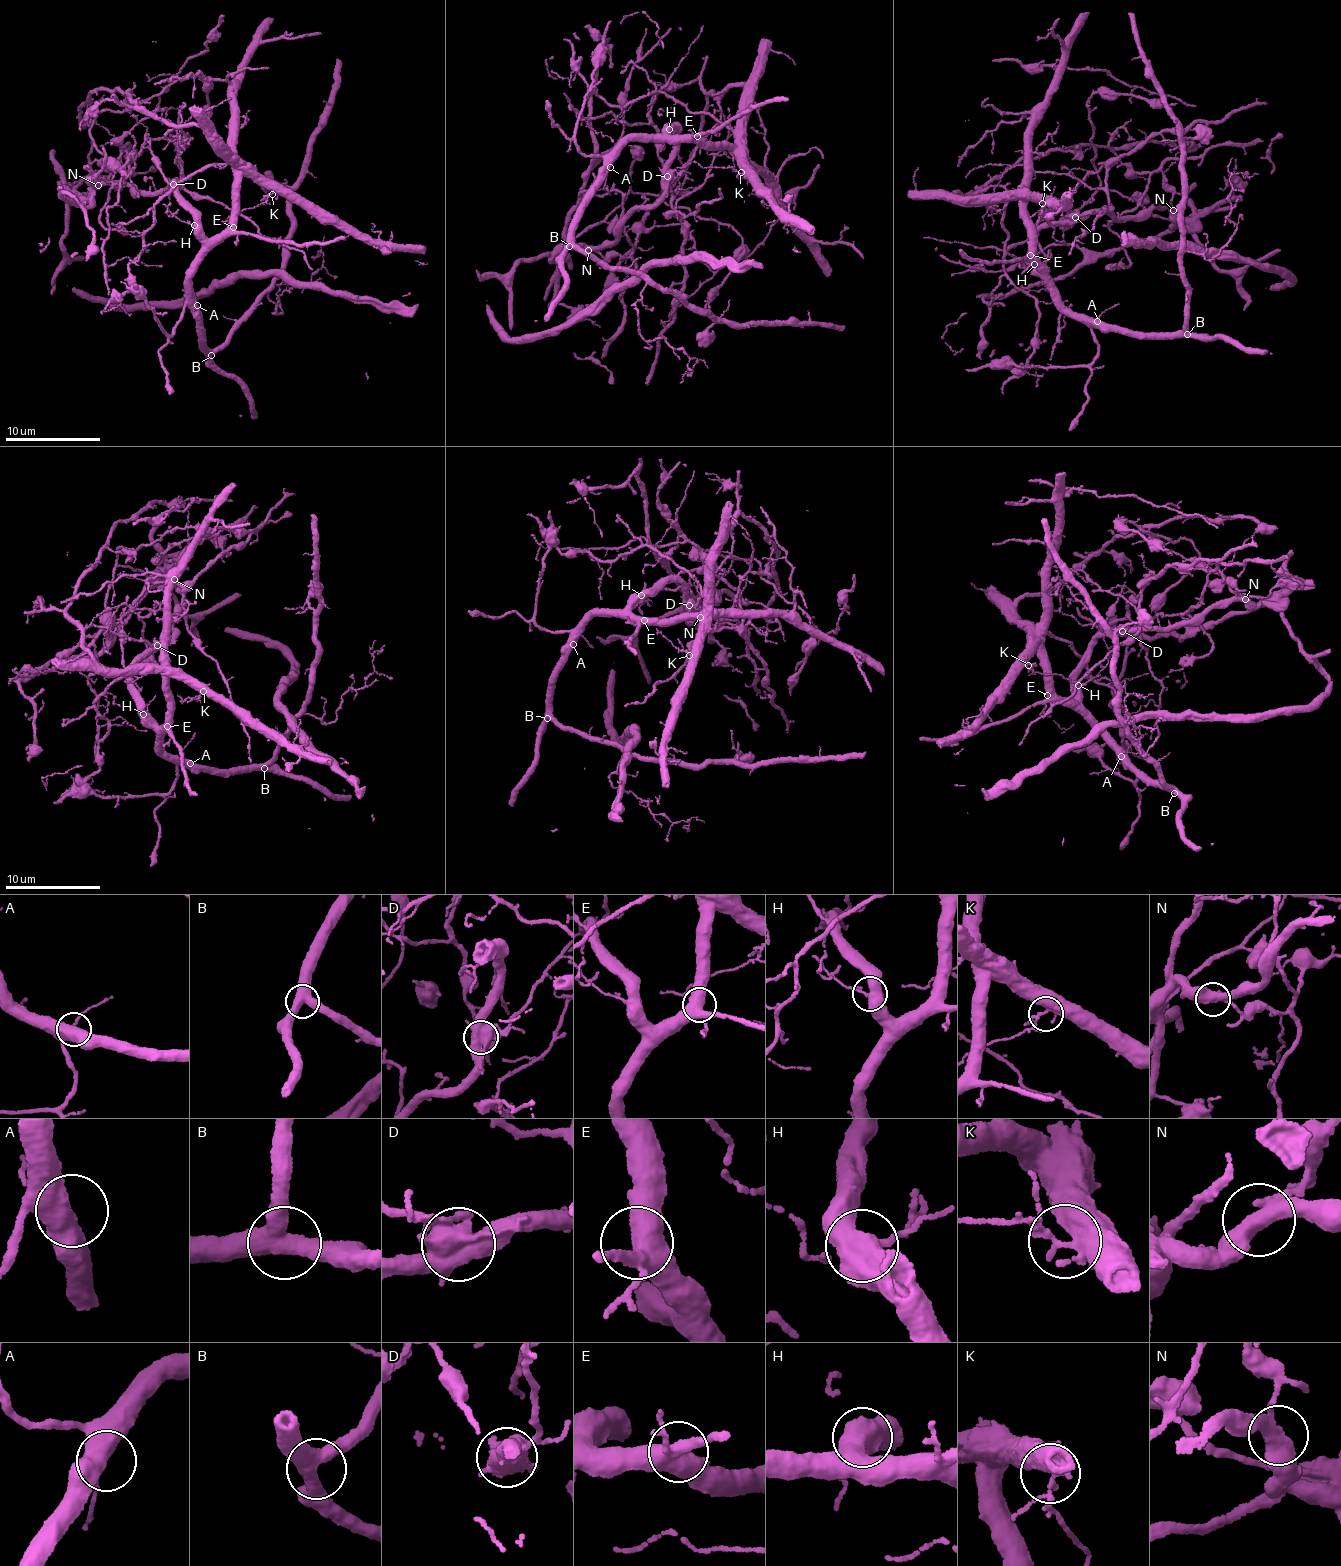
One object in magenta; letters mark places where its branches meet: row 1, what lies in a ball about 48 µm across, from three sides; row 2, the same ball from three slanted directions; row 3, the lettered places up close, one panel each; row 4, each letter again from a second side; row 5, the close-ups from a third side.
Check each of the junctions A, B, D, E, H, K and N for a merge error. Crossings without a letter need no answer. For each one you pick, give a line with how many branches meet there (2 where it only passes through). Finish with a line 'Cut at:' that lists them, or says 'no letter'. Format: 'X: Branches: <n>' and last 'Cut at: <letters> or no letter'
D: Branches: 3
N: Branches: 3
Cut at: D, N

